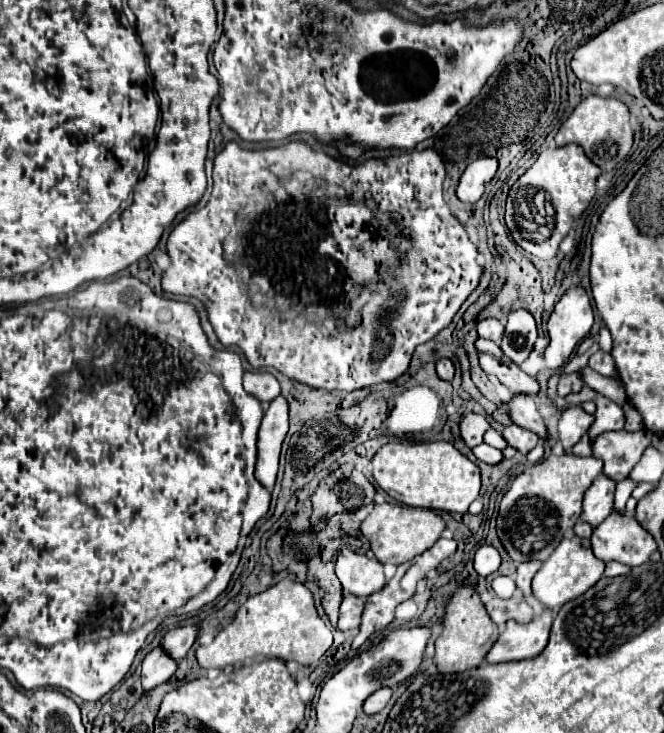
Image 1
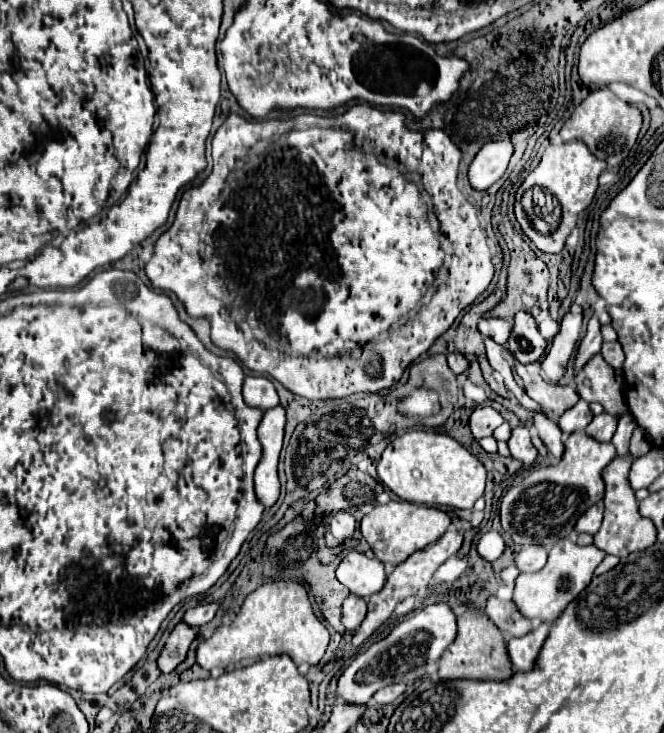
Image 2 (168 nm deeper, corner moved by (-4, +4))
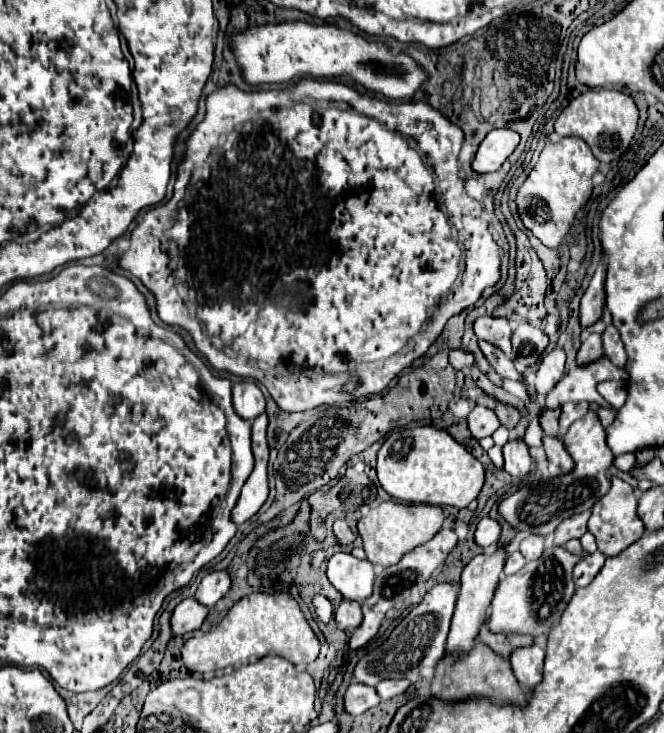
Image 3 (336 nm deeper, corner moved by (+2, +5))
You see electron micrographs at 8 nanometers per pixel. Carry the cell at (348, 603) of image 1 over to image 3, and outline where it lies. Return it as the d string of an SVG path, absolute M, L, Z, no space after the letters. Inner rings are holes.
M343 600L333 614L337 626L345 632L351 634L359 624L361 624L361 604L353 600Z

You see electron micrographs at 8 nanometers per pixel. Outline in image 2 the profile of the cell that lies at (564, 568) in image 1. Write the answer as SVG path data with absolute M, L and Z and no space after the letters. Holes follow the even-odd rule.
M561 539L549 551L547 565L537 573L521 573L515 581L513 603L525 619L539 619L539 621L555 621L565 607L589 585L593 571L603 561L605 551L597 549L595 545L581 547L571 539Z

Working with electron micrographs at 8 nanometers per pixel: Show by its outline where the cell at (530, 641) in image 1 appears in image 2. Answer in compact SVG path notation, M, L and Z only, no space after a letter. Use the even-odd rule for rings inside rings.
M541 623L539 627L535 627L531 633L527 633L525 637L519 639L509 639L507 647L509 647L509 657L513 663L515 671L531 671L535 665L535 659L545 643L549 635L549 623Z

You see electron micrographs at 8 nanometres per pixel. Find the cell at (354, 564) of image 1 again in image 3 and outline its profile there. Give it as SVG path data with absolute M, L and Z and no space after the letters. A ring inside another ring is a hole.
M339 552L327 562L327 578L345 600L363 602L373 592L375 574L369 560L359 560L353 554Z

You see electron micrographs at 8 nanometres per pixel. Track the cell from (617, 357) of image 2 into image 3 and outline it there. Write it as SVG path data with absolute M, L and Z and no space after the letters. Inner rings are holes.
M607 326L607 330L603 332L603 350L605 350L605 356L611 358L611 362L615 366L623 366L625 364L627 354L625 354L623 342L621 342L619 332L617 332L615 326Z

